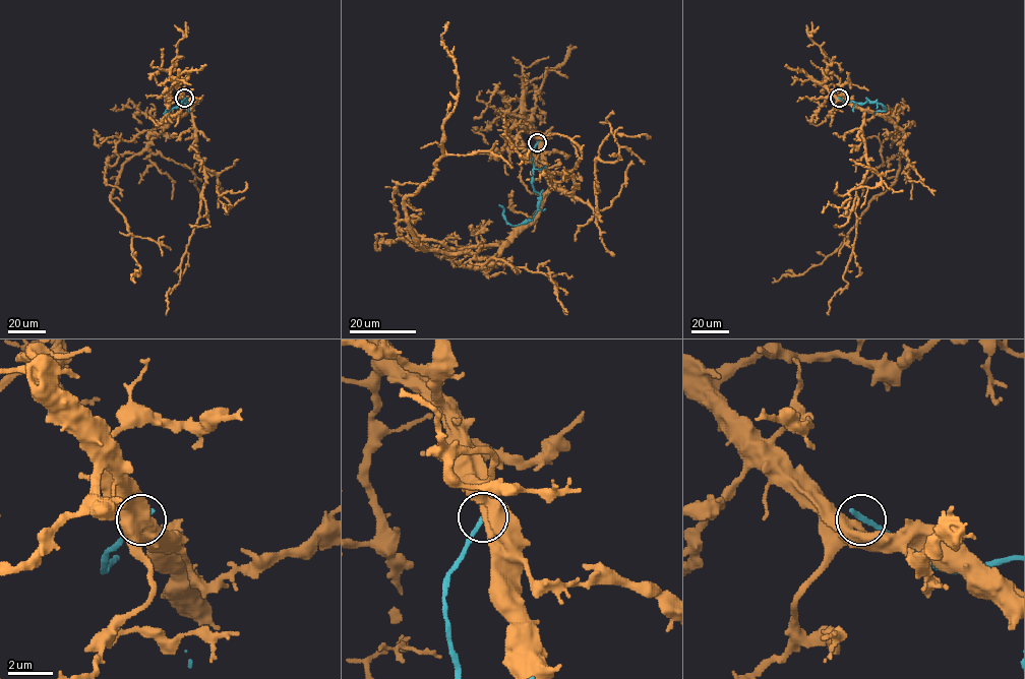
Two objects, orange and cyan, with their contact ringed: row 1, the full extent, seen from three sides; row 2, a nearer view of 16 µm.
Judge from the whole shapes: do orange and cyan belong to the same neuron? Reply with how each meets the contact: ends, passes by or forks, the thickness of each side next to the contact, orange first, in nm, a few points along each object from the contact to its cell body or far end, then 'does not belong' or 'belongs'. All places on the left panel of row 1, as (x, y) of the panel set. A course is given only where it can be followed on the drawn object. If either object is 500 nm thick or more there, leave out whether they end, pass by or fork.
550 nm thick on the orange side, 280 nm on the other; orange runs (184, 99), (189, 111), (123, 164), (111, 194), (140, 266), (139, 274), (131, 275), (134, 282); cyan runs (184, 99), (180, 106), (163, 114); does not belong

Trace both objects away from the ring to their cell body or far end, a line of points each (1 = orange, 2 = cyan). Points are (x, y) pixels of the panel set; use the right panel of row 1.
1: (839, 99), (886, 116), (903, 131), (897, 176), (870, 200), (841, 245), (821, 263), (772, 282)
2: (839, 99), (846, 103), (864, 104), (868, 100), (886, 108), (875, 114)

